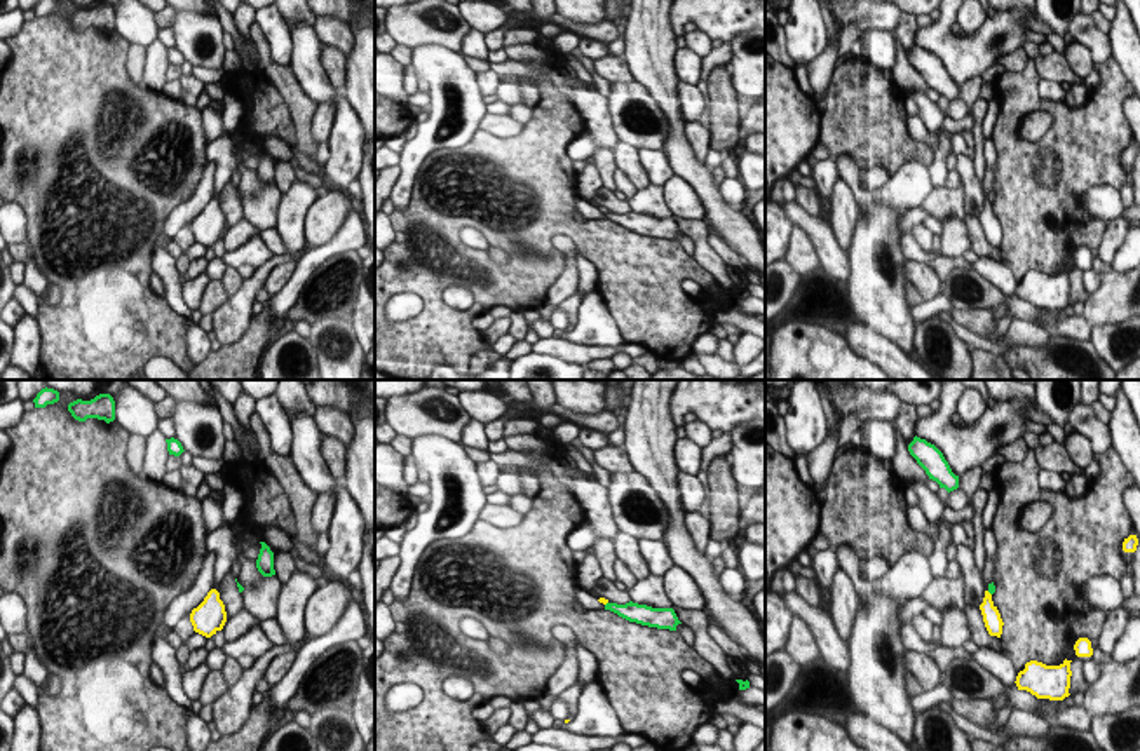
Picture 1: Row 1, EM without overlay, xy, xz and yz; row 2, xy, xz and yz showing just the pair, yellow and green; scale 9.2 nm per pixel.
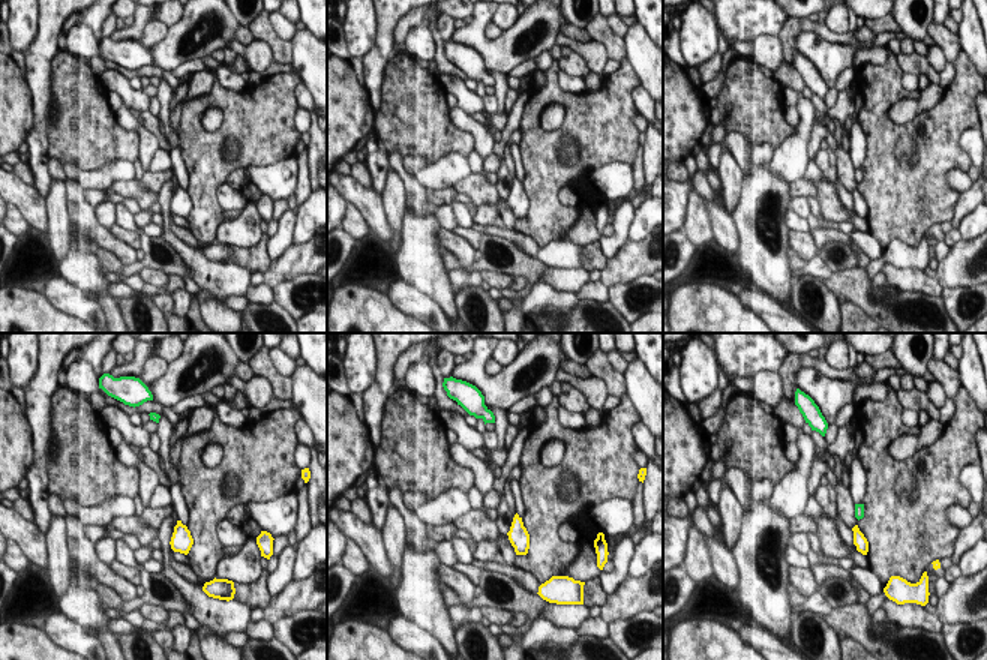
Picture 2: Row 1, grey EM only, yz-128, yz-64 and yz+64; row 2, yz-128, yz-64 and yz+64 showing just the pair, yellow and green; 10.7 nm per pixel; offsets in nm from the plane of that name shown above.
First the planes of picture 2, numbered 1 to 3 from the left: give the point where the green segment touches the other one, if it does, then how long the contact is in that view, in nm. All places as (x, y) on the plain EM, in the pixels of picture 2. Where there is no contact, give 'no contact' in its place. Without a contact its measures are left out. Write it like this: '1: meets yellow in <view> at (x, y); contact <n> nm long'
1: no contact
2: no contact
3: no contact

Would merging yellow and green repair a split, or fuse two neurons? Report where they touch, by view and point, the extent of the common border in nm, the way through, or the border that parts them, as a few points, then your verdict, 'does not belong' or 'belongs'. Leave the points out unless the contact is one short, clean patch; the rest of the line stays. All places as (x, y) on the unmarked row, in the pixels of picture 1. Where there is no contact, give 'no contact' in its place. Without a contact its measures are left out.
meets yellow in yz at (989, 202); contact 60 nm long; border along yz (987, 201), (990, 204); does not belong

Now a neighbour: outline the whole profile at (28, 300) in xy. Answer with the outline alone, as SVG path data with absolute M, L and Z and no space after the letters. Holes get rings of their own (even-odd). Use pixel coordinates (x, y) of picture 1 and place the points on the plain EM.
M21 284L14 288L12 298L21 305L28 317L37 319L40 303L35 291Z

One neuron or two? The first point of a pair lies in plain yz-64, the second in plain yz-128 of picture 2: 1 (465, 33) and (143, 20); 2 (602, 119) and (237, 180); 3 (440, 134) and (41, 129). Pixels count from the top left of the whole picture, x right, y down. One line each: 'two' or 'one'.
1: one
2: two
3: two

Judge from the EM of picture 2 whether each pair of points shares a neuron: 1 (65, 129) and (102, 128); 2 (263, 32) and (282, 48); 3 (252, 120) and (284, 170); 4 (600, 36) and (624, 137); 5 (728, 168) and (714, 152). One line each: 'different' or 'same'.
1: same
2: same
3: different
4: different
5: different

